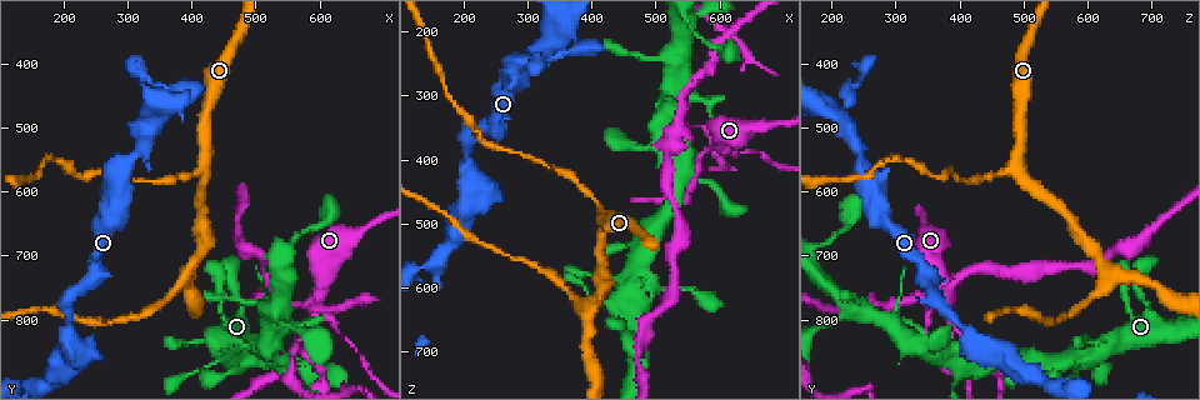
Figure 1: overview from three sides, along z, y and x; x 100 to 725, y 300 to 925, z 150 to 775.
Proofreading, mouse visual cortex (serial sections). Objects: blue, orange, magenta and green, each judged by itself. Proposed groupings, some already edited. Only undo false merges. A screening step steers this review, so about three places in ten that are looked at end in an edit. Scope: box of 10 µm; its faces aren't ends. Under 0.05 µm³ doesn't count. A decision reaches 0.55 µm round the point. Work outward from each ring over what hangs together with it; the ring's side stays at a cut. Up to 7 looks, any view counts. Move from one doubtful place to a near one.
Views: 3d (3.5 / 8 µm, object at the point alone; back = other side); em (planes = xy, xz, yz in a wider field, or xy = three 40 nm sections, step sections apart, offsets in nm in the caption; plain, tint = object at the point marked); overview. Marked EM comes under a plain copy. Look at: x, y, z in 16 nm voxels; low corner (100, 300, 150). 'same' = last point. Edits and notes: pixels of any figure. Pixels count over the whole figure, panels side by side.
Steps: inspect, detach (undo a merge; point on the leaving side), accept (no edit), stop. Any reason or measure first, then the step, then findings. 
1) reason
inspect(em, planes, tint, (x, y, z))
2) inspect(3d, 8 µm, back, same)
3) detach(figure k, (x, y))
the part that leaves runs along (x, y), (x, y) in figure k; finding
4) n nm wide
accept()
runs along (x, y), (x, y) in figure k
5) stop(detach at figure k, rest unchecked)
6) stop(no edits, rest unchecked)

a fork
inspect(3d, 8 µm, back, (420, 560, 490))

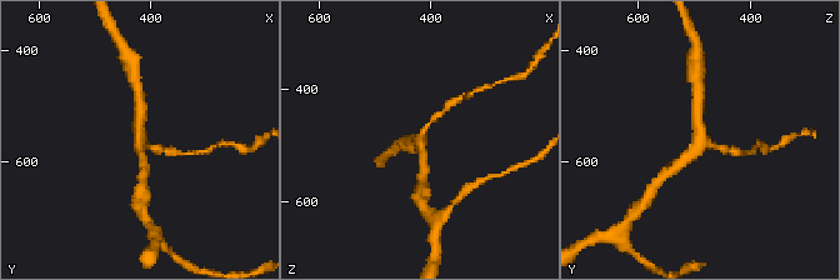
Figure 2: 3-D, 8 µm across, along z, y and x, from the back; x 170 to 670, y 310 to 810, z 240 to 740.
zoom in
inspect(3d, 3.5 µm, same)

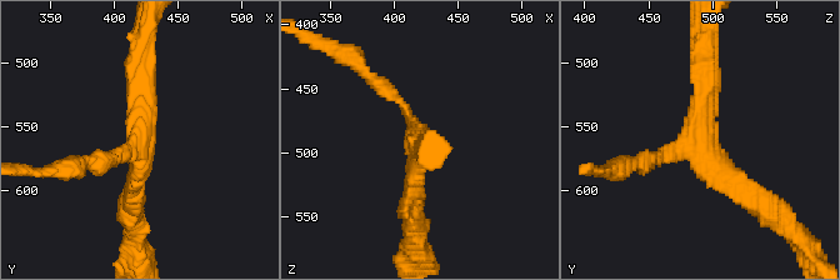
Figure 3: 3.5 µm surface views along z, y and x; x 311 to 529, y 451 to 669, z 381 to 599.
3 arms; arms of 150, 300, 300 nm; need the tissue
inspect(em, planes, tint, (422, 562, 492))

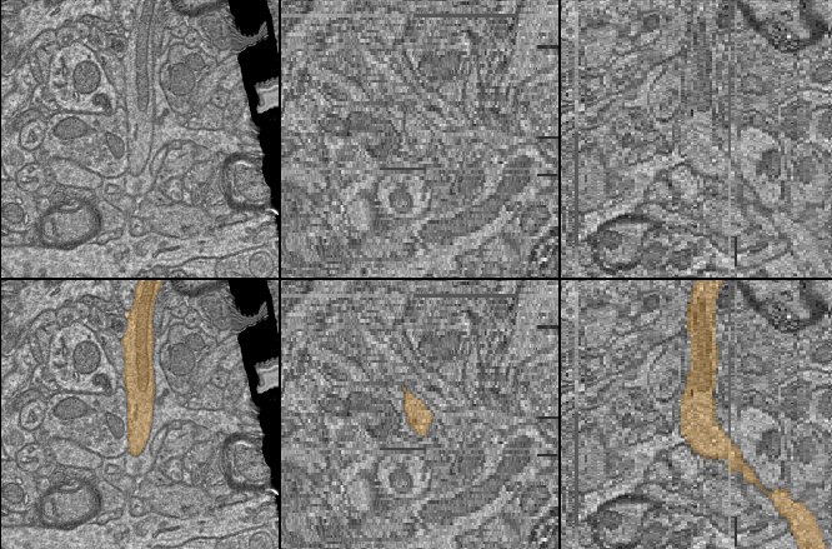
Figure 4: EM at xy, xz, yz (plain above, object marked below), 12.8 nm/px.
accept()
runs along (136, 379), (138, 440), (135, 452) in figure 4; continuous, no second cell

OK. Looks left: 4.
small branch off a trunk
inspect(3d, 3.5 µm, (565, 870, 430))

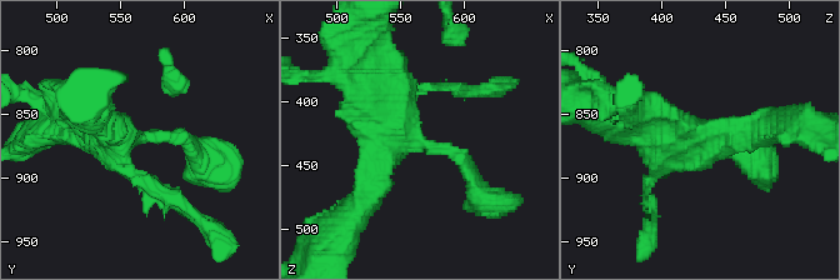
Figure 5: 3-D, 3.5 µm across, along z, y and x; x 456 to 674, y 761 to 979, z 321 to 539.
inspect(em, xy, step 2, tint, (562, 870, 430))

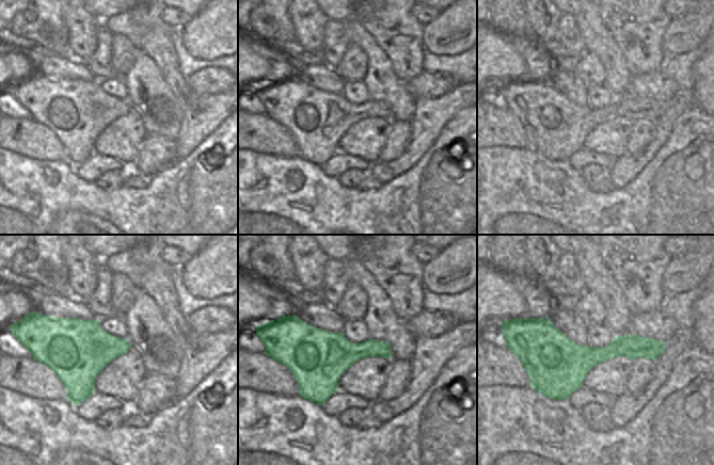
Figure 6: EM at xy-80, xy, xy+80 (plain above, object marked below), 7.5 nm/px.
accept()
runs along (753, 130), (691, 141), (601, 119) in figure 5; one cell here

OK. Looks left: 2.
three-way junction
inspect(3d, 3.5 µm, (600, 750, 385))

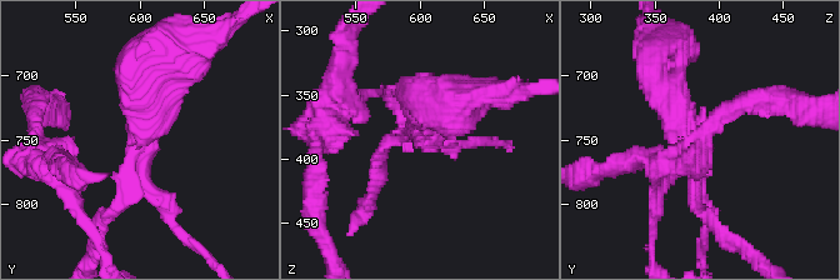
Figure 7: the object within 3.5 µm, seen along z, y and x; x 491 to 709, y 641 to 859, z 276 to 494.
inspect(em, planes, tint, (600, 750, 382))

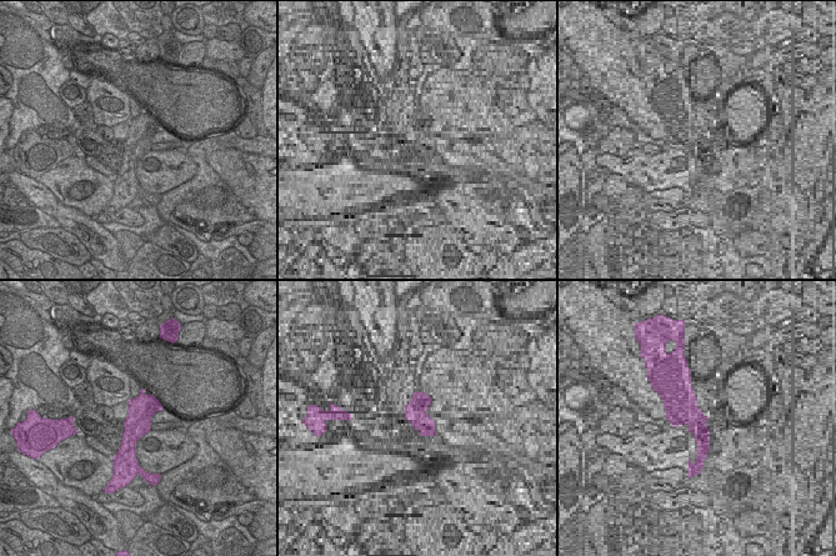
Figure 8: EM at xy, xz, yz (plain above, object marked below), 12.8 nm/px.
340 nm wide
detach(figure 7, (176, 229))
the part that leaves runs along (150, 191), (211, 260) in figure 7; a second cell is stuck on

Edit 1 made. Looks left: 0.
stop(detach at figure 7, rest unchecked)

